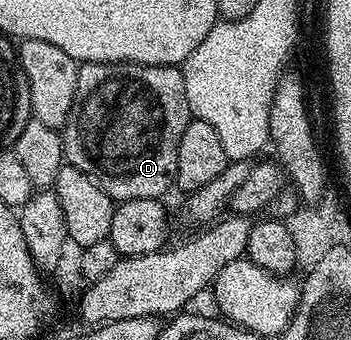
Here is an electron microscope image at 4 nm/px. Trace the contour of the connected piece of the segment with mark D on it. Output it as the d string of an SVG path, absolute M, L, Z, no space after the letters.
M87 61L78 66L76 95L62 134L65 164L84 171L111 201L165 198L175 184L180 135L192 119L184 91L184 75L176 65L132 65L121 61Z

